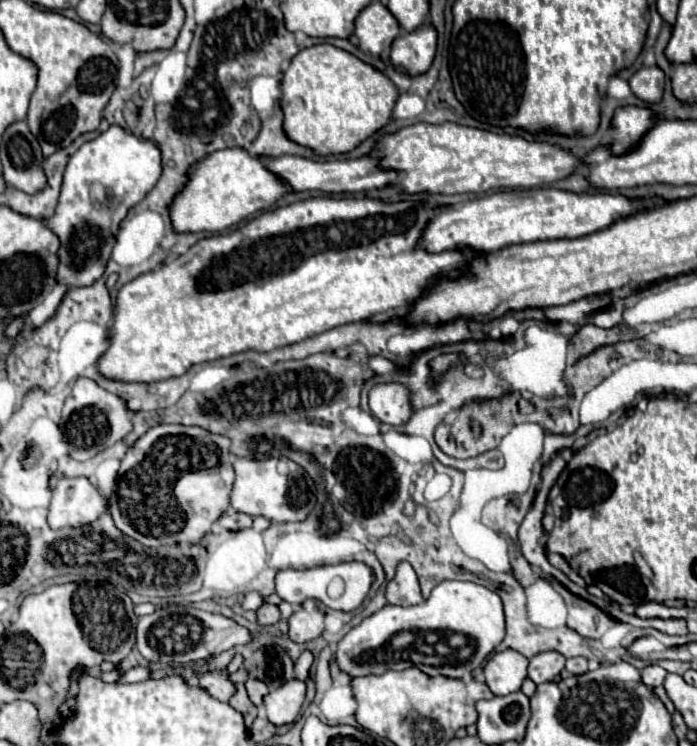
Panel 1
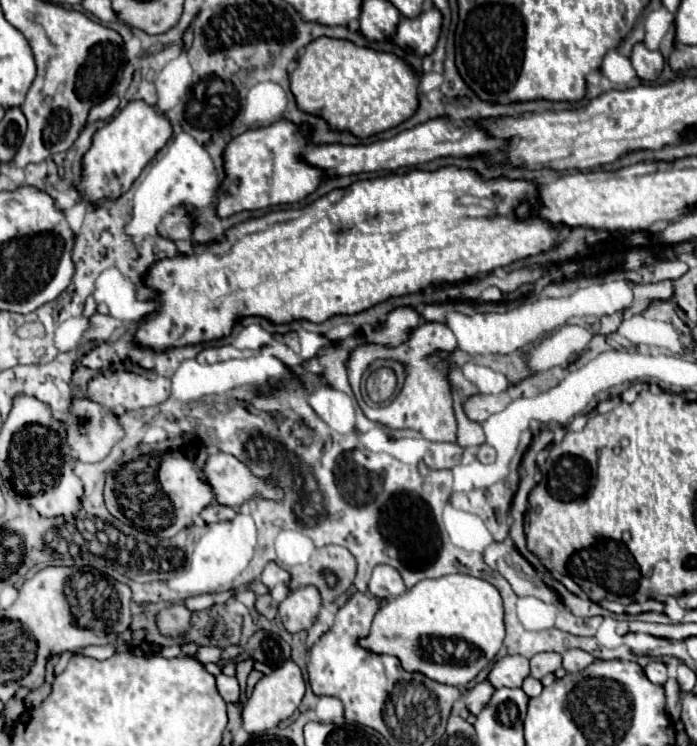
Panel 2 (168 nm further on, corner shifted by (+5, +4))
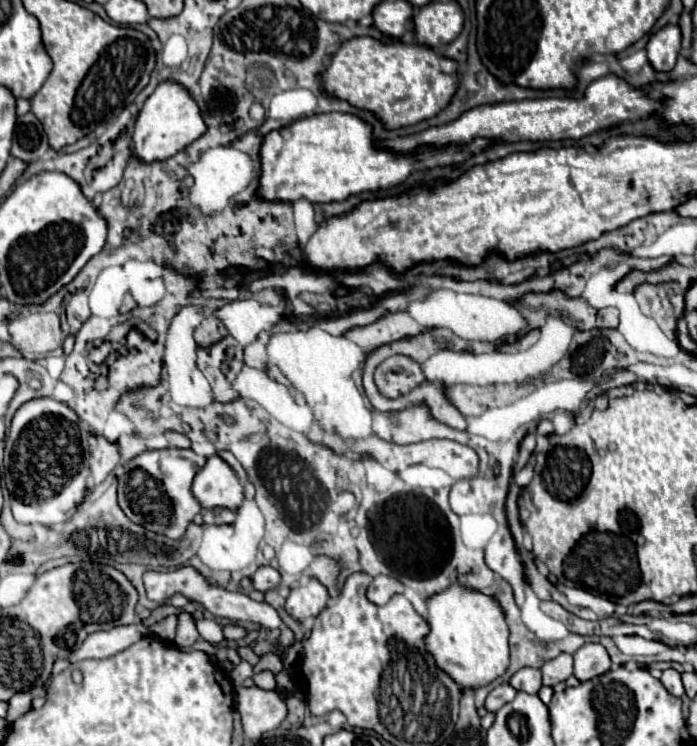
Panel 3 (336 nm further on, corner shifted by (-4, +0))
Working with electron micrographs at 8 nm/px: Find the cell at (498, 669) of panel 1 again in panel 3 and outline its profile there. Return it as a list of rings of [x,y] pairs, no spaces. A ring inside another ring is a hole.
[[[520,668],[512,678],[510,678],[510,686],[514,690],[522,690],[528,694],[538,694],[540,686],[542,686],[542,676],[538,668]]]

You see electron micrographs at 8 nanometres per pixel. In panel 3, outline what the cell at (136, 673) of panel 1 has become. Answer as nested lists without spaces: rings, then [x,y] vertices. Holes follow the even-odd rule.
[[[180,614],[178,620],[180,620],[180,624],[178,624],[178,632],[176,632],[174,642],[178,646],[192,646],[200,636],[194,626],[194,618],[190,614]]]

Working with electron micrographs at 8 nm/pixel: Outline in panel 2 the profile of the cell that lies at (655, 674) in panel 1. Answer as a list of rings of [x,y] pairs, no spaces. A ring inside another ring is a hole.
[[[661,660],[649,662],[649,664],[645,666],[645,674],[647,674],[647,678],[649,678],[651,682],[655,682],[655,684],[665,684],[665,682],[667,682],[667,668],[665,668],[665,664],[663,664]]]

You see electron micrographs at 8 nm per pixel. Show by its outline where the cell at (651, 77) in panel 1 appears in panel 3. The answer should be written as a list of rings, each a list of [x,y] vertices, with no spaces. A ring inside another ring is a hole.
[[[664,26],[650,36],[646,44],[646,54],[656,72],[670,72],[676,64],[680,52],[680,28]]]

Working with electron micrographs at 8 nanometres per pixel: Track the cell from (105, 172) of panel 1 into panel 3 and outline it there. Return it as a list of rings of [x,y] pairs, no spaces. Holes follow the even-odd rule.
[[[162,82],[158,88],[146,98],[142,110],[136,116],[134,132],[132,132],[132,156],[150,164],[156,160],[166,160],[176,152],[184,150],[190,142],[206,132],[206,124],[202,122],[200,110],[192,96],[176,82]]]

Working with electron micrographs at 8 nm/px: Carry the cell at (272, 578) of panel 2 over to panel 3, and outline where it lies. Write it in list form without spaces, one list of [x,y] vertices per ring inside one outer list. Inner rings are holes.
[[[262,566],[258,568],[258,572],[252,578],[252,584],[256,590],[266,592],[266,590],[274,590],[280,584],[280,572],[272,566]]]

